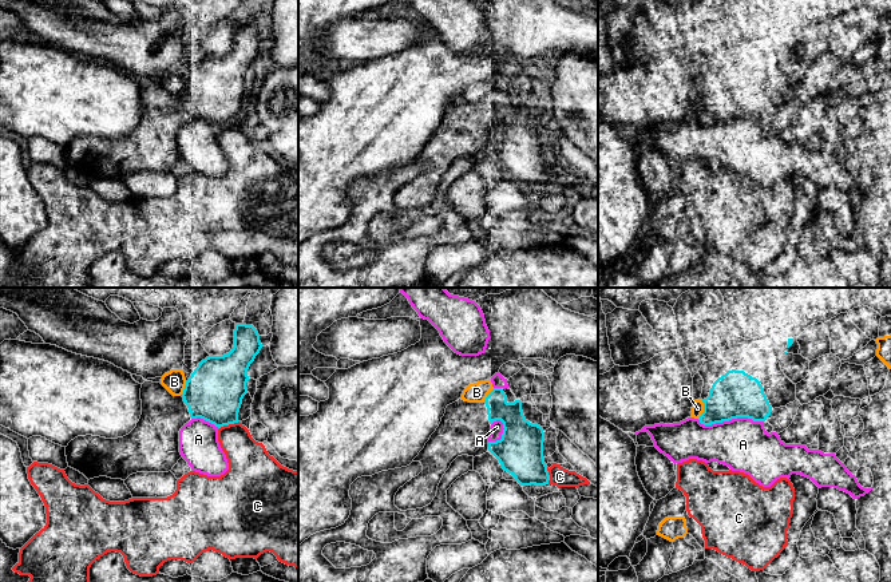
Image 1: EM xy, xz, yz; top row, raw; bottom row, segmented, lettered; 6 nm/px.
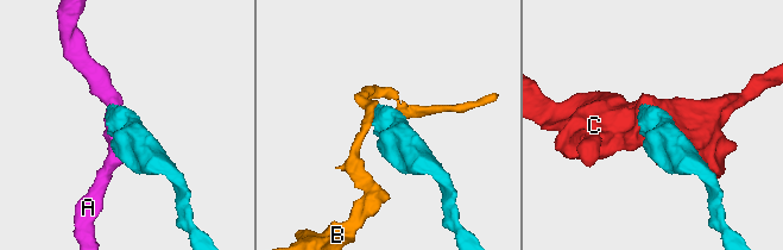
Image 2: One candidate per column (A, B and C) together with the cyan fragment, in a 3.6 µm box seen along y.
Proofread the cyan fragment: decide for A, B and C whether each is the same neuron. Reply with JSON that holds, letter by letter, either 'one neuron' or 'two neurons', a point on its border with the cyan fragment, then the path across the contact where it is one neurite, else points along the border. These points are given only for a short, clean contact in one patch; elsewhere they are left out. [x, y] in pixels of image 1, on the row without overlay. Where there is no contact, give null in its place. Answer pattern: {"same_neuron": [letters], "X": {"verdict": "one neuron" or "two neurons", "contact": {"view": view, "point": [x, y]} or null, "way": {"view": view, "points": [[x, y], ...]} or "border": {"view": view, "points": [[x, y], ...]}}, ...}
{"same_neuron": [], "A": {"verdict": "two neurons", "contact": {"view": "yz", "point": [731, 119]}}, "B": {"verdict": "two neurons", "contact": {"view": "yz", "point": [704, 110]}}, "C": {"verdict": "two neurons", "contact": {"view": "xy", "point": [229, 123]}, "border": {"view": "xy", "points": [[238, 122], [224, 125], [220, 129]]}}}

